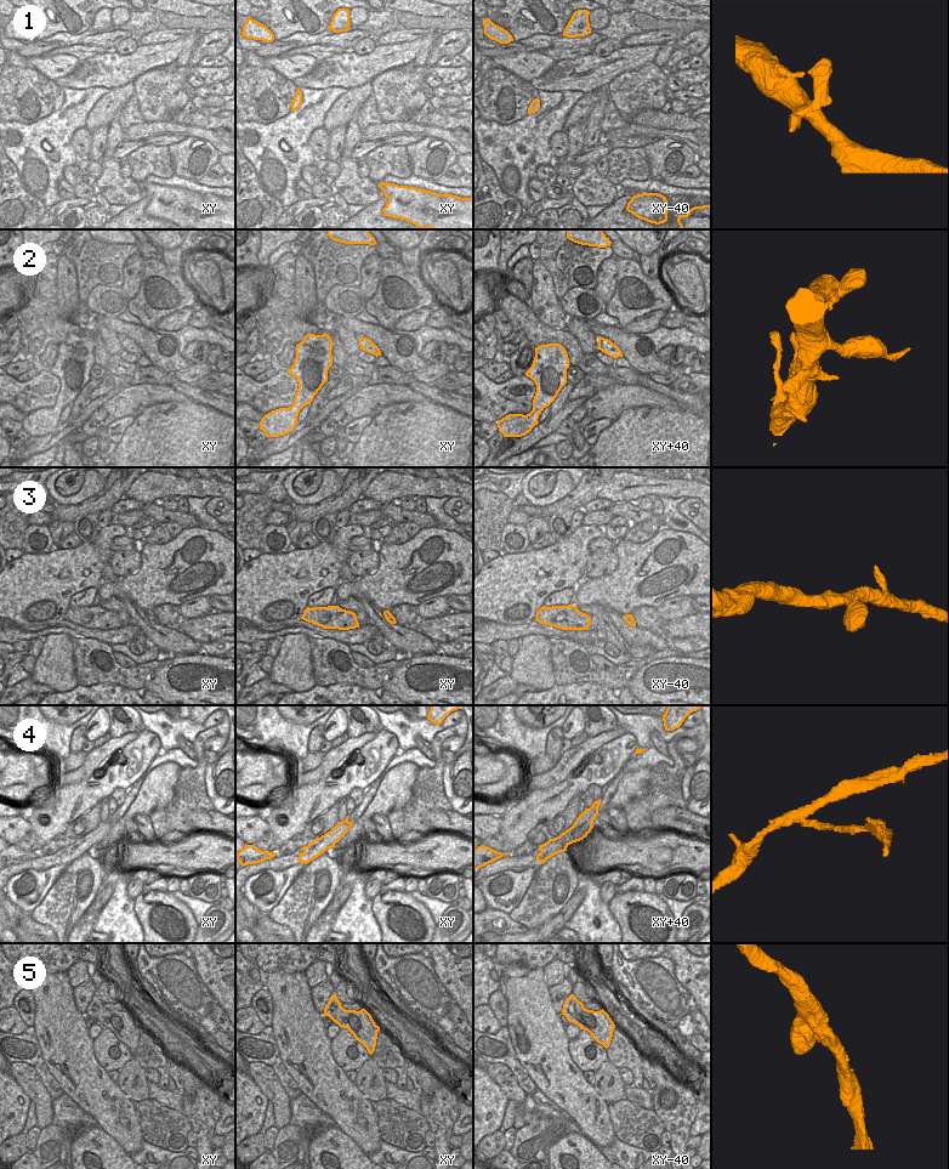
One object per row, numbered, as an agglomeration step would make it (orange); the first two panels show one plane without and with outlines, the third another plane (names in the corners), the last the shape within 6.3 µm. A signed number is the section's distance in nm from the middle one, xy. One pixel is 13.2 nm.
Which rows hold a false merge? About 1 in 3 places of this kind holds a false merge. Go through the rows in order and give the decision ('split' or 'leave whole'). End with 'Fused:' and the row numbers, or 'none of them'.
1: leave whole
2: leave whole
3: leave whole
4: split
5: leave whole
Fused: 4

